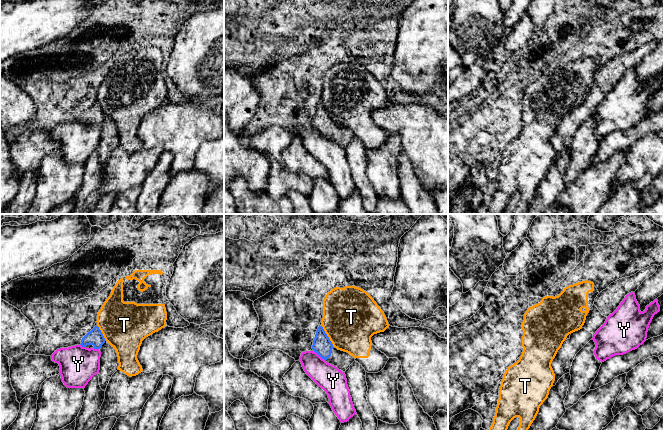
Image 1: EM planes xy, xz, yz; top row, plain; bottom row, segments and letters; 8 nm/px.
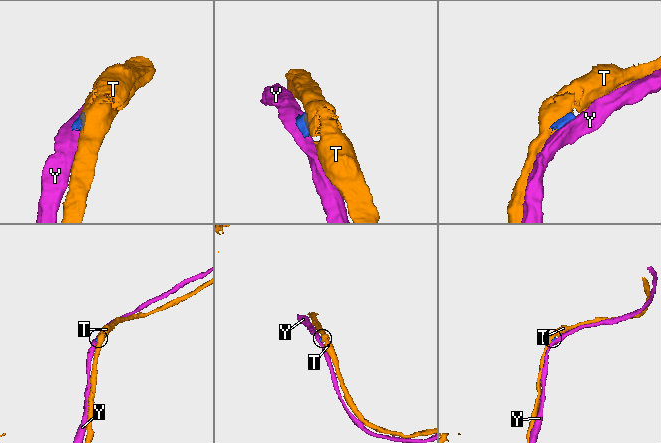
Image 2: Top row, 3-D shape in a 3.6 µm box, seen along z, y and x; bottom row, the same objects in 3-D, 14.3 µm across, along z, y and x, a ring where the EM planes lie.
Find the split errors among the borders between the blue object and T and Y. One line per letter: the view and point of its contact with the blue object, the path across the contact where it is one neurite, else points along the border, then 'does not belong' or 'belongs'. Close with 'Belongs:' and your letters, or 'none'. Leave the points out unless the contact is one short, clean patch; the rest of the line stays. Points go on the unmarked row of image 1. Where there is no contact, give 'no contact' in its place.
T: meets blue in xz at (327, 112); border along xz (321, 102), (333, 121); does not belong
Y: meets blue in xz at (320, 132); border along xz (314, 127), (325, 136); does not belong
Belongs: none

